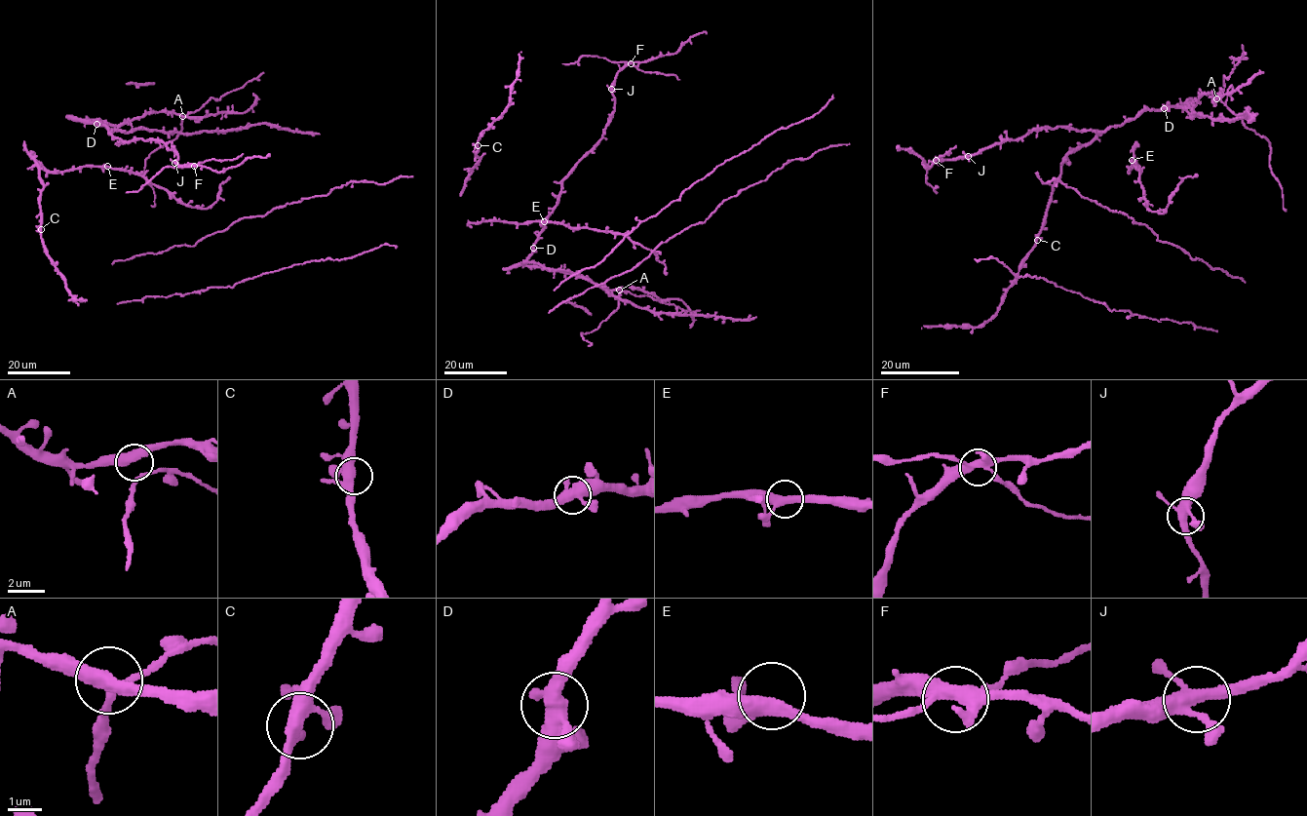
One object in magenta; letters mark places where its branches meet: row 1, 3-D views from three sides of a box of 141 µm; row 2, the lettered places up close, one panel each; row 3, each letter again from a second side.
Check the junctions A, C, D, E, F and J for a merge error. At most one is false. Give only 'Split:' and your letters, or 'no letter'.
Split: F

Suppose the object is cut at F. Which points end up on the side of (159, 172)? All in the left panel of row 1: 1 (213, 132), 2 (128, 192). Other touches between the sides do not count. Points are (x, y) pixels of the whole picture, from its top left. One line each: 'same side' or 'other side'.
1: other side
2: same side

